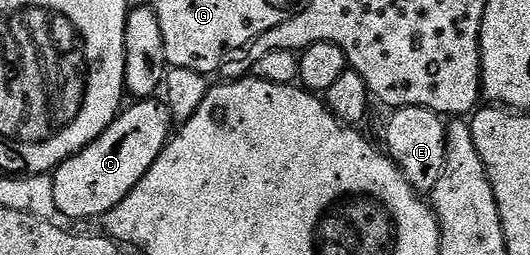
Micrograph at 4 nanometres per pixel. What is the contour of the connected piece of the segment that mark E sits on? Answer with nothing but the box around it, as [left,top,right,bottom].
[385,107,447,195]

